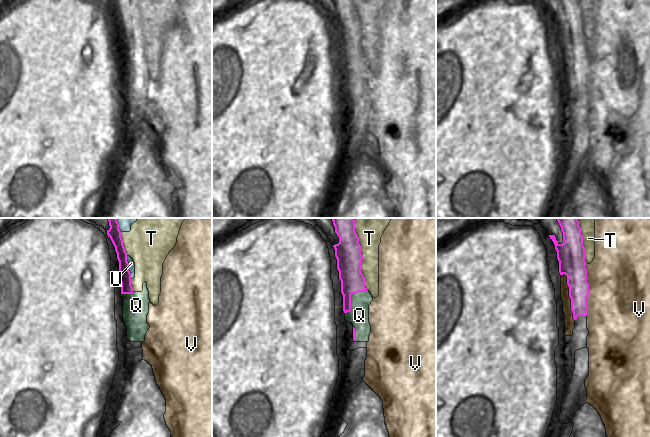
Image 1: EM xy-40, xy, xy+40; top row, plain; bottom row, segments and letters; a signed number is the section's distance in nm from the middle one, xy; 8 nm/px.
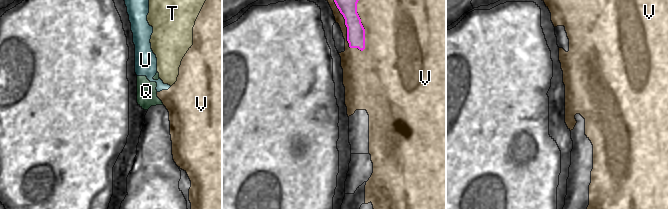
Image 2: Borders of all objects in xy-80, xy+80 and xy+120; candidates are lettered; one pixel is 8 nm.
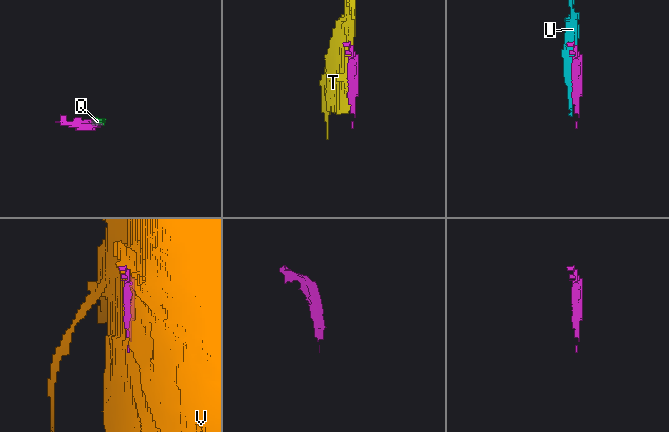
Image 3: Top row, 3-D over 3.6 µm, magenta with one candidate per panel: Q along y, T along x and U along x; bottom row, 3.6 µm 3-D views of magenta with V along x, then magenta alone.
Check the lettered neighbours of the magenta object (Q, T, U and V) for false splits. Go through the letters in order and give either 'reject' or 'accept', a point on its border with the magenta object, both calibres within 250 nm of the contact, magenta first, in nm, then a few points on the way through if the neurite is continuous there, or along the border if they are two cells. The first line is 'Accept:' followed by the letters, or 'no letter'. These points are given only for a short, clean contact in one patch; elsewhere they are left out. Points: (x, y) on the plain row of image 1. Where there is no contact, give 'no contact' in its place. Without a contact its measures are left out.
Accept: no letter
Q: reject; contact xy (350, 73); calibres 190 and 160 nm
T: reject; contact xy (362, 33); calibres 200 and 180 nm
U: reject; contact xy-40 (128, 44); calibres 100 and 50 nm
V: reject; contact xy+40 (588, 65); calibres 220 and 500 nm

